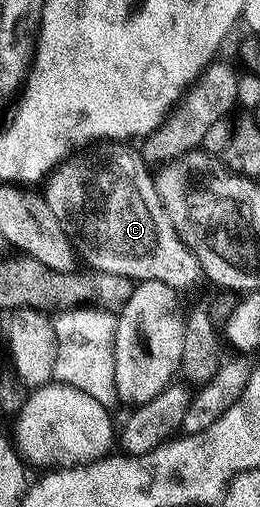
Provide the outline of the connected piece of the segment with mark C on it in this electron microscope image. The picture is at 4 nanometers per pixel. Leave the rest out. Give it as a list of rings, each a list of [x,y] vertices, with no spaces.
[[[134,146],[108,147],[111,148],[100,159],[95,159],[92,163],[68,162],[46,180],[45,198],[49,209],[53,209],[53,213],[57,213],[57,217],[73,232],[74,238],[81,244],[82,258],[84,255],[94,270],[117,273],[132,281],[156,279],[176,289],[193,286],[198,279],[204,278],[203,267],[177,233],[169,213],[165,213],[163,202],[155,188],[152,168],[136,148],[135,151],[131,148]]]

